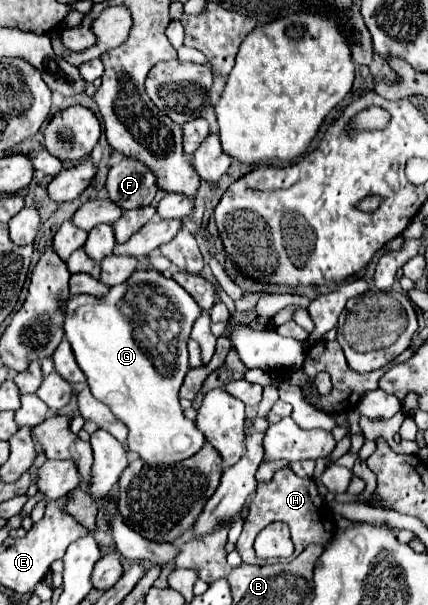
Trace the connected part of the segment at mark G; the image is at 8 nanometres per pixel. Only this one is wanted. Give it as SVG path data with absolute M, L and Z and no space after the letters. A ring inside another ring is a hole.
M136 270L134 276L120 286L112 286L104 298L72 296L66 300L64 332L72 344L76 362L84 370L92 394L108 404L112 414L128 426L128 450L136 452L146 464L174 464L186 460L206 442L196 424L184 416L178 400L178 390L188 372L186 342L200 312L202 308L176 280L166 278L156 270Z

